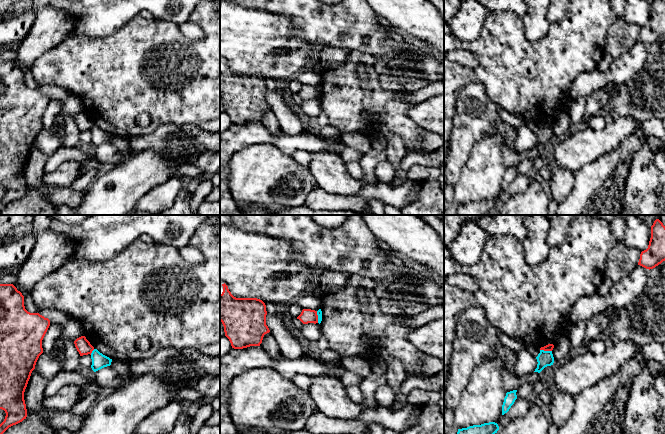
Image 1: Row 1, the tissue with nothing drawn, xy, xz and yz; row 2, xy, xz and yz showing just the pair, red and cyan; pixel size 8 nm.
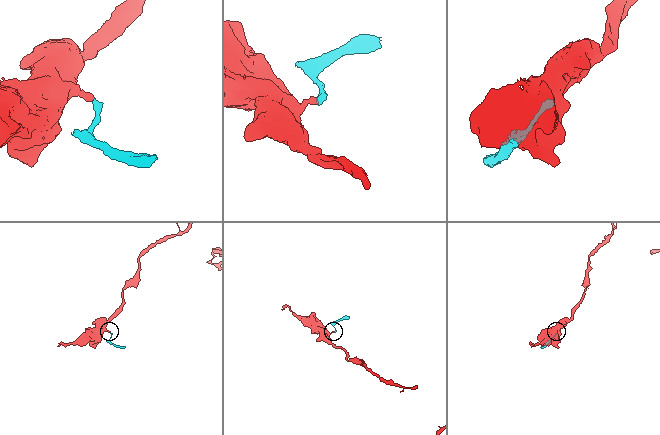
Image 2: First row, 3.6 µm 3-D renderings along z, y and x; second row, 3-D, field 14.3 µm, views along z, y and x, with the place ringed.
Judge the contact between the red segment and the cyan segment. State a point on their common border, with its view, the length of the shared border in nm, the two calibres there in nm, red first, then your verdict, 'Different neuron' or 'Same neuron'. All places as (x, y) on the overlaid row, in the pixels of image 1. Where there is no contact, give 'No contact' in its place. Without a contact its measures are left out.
Touches red at yz (546, 350). Shared border 100 nm. Thickness 60 nm (red) against 130 nm. Different neuron

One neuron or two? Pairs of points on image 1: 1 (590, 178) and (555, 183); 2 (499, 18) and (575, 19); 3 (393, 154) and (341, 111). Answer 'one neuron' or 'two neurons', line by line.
1: two neurons
2: one neuron
3: two neurons

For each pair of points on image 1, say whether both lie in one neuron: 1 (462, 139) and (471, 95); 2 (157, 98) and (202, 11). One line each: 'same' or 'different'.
1: same
2: same

